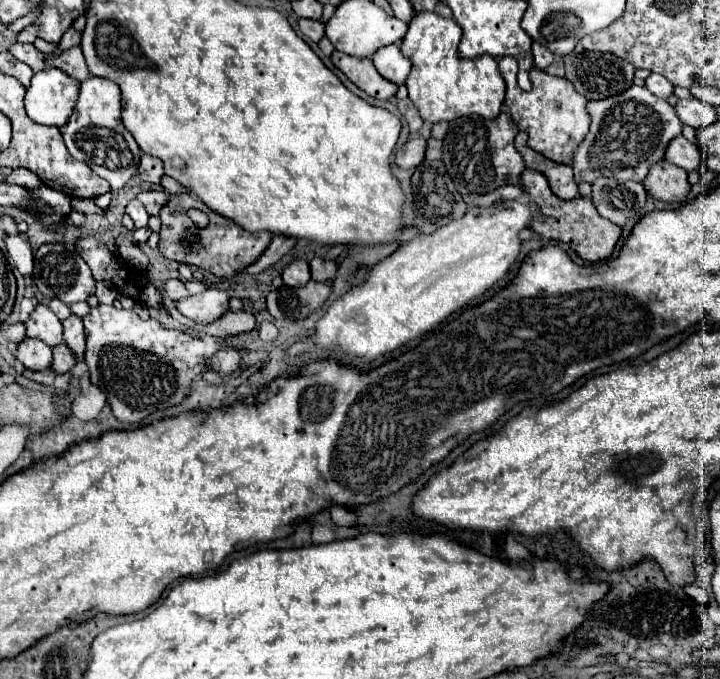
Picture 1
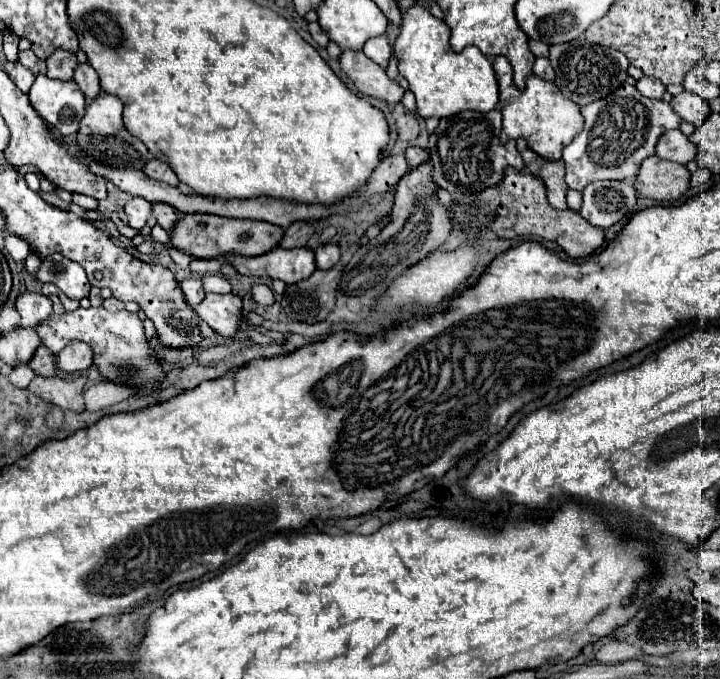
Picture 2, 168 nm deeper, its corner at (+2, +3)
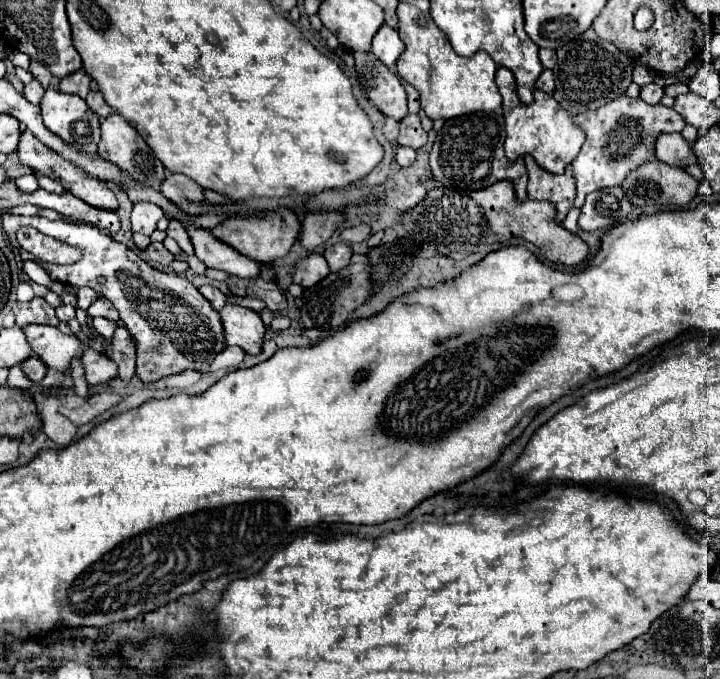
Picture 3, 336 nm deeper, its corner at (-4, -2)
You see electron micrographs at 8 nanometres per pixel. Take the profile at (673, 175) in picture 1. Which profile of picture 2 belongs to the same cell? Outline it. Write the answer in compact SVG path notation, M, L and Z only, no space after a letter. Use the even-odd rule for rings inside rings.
M652 155L642 161L634 187L638 195L656 201L676 201L690 189L690 171L674 161Z

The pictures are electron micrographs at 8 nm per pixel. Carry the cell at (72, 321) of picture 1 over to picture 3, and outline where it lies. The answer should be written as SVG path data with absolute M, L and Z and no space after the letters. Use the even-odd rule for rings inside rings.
M88 348L88 352L84 352L82 366L84 366L84 376L88 384L102 384L118 374L116 364L94 348Z

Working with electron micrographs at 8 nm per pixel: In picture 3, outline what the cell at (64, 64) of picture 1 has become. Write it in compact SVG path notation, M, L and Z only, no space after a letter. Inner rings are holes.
M90 90L88 96L86 96L86 104L88 104L100 118L110 116L110 114L114 112L114 110L106 104L106 100L104 100L104 96L102 96L100 90Z

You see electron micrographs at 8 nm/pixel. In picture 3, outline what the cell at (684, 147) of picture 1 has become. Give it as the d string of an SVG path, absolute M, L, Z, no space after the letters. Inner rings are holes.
M660 134L656 140L656 158L670 166L690 166L696 162L696 154L682 134Z

